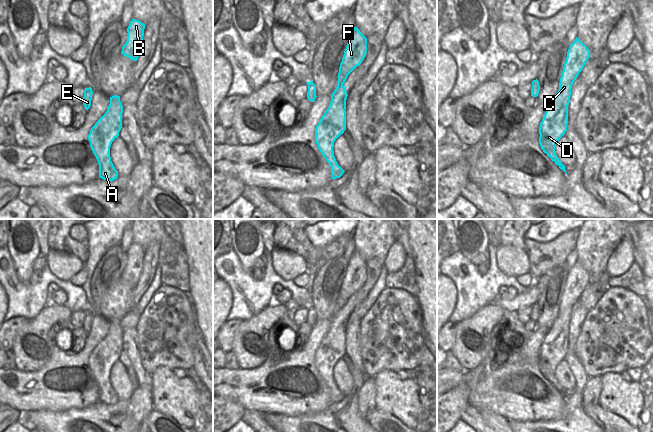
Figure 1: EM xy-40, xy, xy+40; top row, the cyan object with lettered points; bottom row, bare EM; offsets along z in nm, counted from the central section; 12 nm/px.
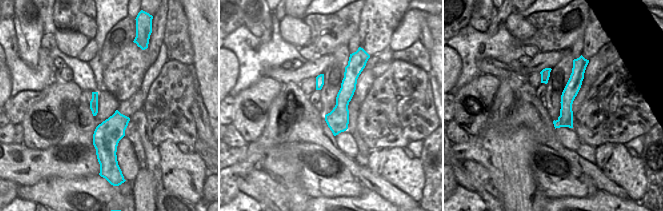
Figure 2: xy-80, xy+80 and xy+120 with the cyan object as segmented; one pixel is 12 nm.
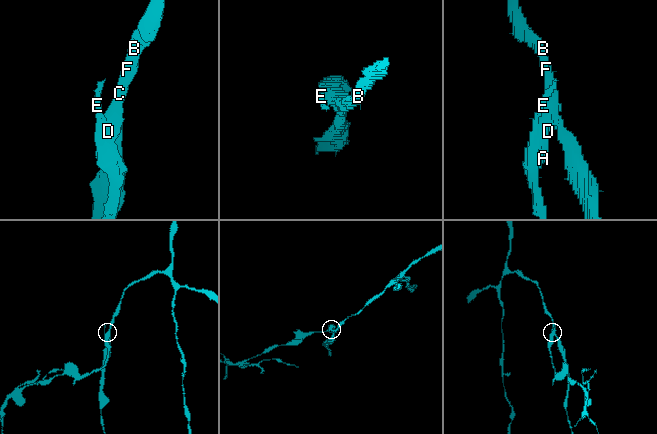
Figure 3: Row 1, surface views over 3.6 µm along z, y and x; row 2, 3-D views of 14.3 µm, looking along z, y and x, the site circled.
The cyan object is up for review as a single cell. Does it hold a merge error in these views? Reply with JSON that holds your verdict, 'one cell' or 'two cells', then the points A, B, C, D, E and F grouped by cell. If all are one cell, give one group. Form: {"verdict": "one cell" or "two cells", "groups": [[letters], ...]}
{"verdict": "two cells", "groups": [["A", "D", "E"], ["B", "C", "F"]]}

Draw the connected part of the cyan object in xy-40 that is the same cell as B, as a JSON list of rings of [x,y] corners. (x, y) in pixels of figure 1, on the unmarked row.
[[[132,243],[127,252],[127,265],[122,271],[121,278],[137,285],[143,269],[145,248],[139,244]]]

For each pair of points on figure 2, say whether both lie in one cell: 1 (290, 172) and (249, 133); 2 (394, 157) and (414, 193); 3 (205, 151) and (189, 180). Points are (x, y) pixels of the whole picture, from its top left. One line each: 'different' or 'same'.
1: different
2: same
3: different

